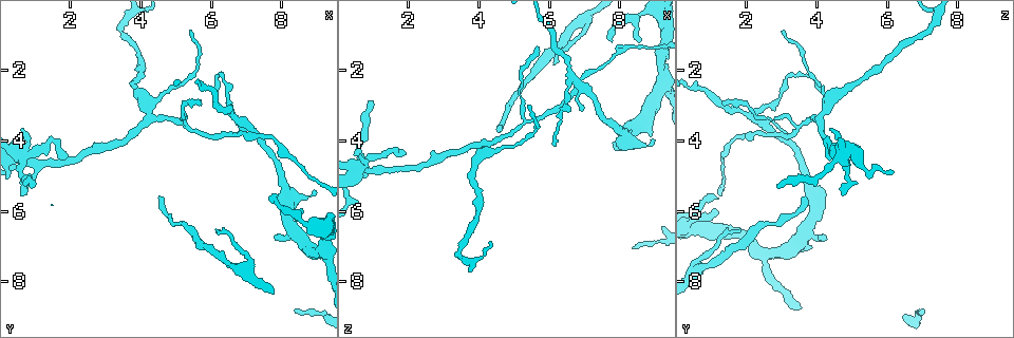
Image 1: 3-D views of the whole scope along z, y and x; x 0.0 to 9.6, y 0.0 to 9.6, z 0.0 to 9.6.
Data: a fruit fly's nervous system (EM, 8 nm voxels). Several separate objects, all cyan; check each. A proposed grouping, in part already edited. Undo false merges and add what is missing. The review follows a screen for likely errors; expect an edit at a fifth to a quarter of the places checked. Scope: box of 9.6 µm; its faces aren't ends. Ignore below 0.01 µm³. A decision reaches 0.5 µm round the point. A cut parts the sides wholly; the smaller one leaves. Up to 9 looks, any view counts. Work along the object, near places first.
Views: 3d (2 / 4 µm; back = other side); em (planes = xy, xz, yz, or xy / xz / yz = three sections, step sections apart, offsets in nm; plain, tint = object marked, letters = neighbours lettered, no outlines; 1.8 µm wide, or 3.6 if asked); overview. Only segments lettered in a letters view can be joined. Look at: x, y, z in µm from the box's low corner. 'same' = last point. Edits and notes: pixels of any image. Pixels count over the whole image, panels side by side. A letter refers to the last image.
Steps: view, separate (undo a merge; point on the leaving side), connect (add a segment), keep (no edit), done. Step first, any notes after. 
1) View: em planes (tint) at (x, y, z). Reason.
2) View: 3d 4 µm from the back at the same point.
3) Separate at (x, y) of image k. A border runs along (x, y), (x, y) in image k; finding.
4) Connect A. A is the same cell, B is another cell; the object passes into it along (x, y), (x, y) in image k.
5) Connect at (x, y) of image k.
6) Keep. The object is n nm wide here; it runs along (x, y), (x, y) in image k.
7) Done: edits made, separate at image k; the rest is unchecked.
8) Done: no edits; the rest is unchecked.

View: em planes (plain) at (0.70, 4.50, 4.80). Four or more arms meet.

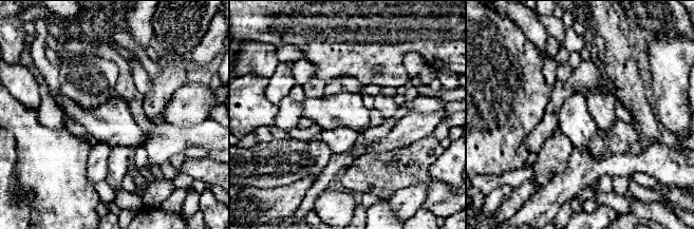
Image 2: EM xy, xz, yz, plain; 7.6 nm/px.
View: em planes (letters) at the same point.

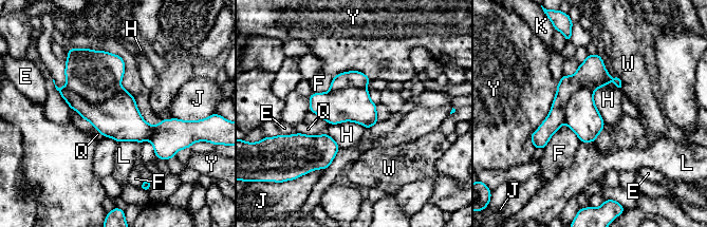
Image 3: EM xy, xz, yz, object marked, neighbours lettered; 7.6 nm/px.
Separate at (118, 117) of image 3. The object is 320 nm wide here; E, F, H, J, K, L, Q, W and Y are other cells; a border runs along (66, 84), (94, 105), (121, 88) in image 3; a second neuron is stuck on.

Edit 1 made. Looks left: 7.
View: overview.

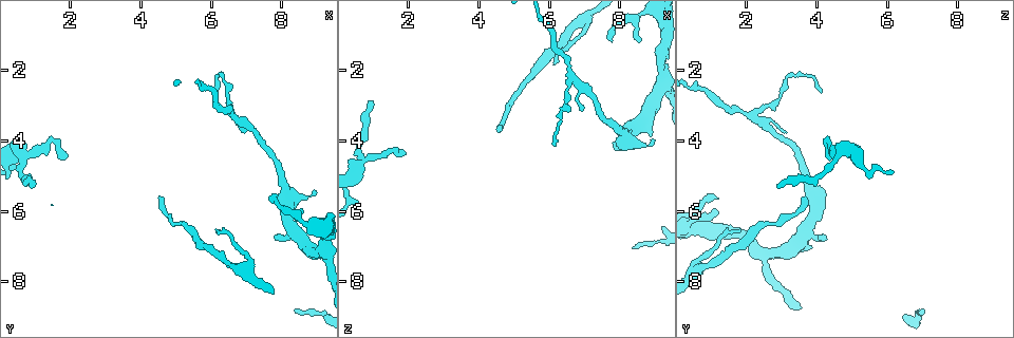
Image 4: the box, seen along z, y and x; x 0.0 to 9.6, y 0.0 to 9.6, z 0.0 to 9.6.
View: 3d 4 µm at (4.50, 5.55, 3.60). End of a long branch.

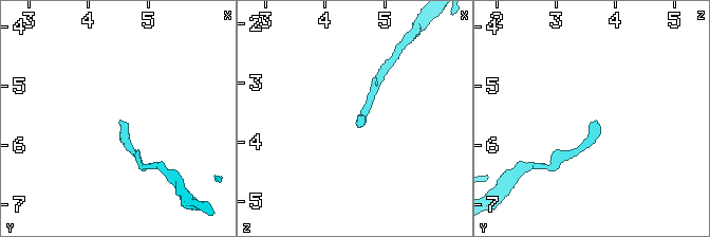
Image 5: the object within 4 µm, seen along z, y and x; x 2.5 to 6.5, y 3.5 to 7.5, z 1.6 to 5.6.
View: em xz step 16 (tint) at (4.50, 5.60, 3.65).

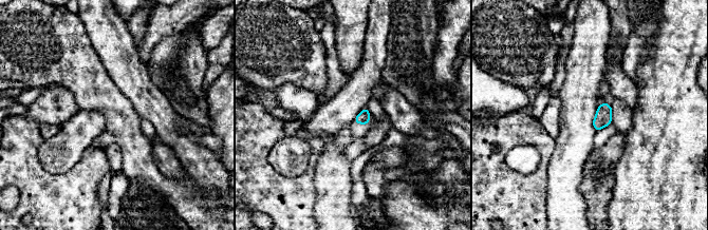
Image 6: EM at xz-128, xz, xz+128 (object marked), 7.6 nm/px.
View: em planes (letters) at the same point.

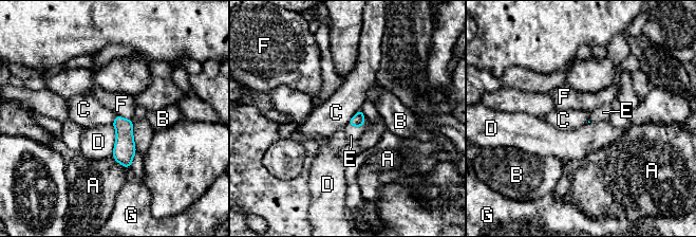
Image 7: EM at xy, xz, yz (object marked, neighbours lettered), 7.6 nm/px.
Connect E. E is the same cell, A, B, C, D, F and G are other cells; the neuron continues.

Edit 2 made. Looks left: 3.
View: overview. See it whole again.

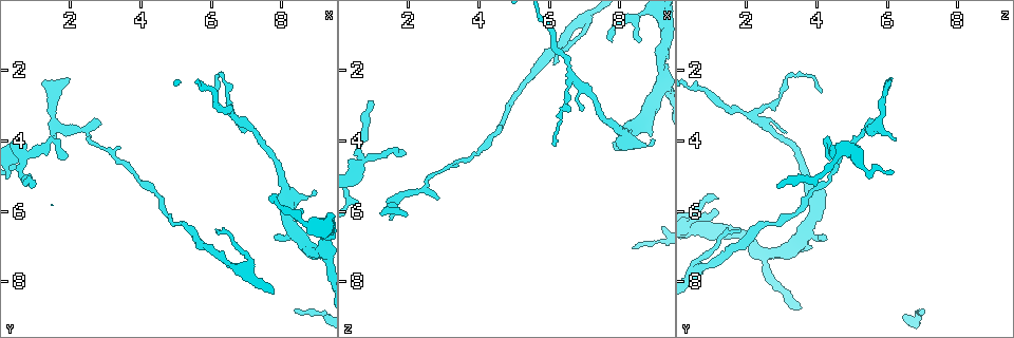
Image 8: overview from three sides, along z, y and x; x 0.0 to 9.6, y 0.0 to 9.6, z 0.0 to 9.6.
View: em xz step 8 (letters) at (1.90, 2.20, 6.15). An open end.

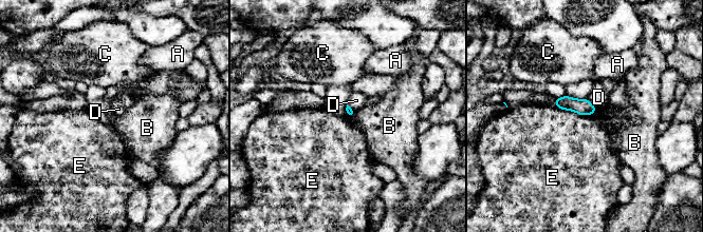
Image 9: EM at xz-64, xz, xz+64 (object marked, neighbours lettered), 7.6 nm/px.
View: em planes (letters) at the same point. Cut it another way.

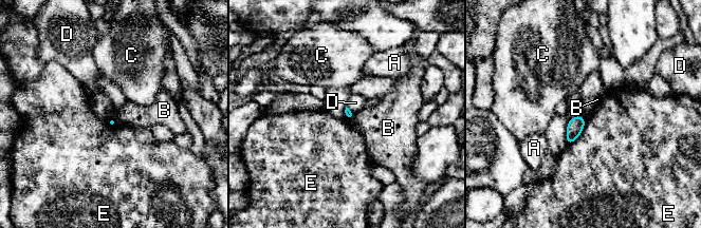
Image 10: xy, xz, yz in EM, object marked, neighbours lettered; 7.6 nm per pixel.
Keep. A, B, C, D and E are other cells; a border runs along (585, 118), (582, 132), (568, 144) in image 10; none of them fits.

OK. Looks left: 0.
Done: edits made, separate at image 3, connect at image 7; the rest is unchecked.

